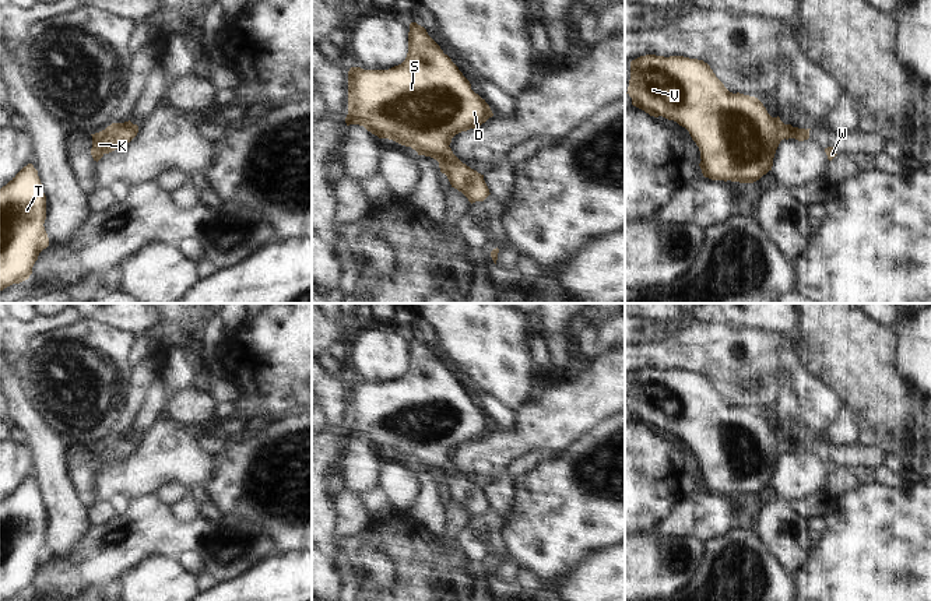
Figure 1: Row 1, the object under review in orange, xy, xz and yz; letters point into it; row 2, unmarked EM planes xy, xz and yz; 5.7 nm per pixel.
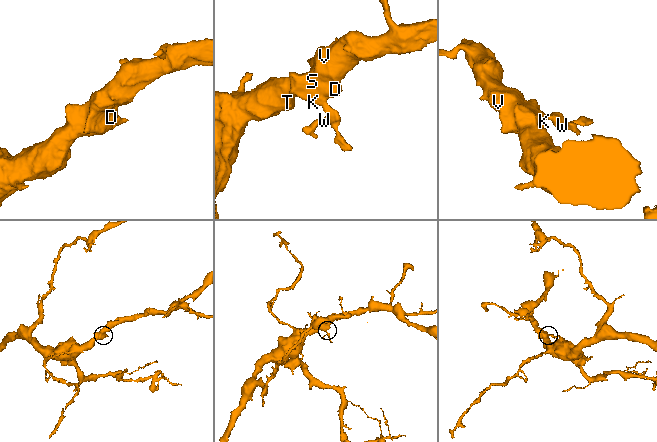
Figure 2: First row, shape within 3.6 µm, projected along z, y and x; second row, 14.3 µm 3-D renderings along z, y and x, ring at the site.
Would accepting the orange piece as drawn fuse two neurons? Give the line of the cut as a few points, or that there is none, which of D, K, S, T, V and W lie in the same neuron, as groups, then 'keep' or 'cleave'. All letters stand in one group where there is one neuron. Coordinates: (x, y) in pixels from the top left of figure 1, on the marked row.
no cut; D K S T V W; keep

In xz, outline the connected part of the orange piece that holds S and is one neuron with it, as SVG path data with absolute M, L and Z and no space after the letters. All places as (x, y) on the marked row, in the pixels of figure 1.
M417 22L410 24L408 53L401 64L389 70L351 67L348 71L347 126L363 126L379 138L393 140L401 145L411 147L418 155L436 159L440 172L447 176L452 187L461 191L471 204L484 201L491 194L489 189L484 180L484 175L463 164L449 145L456 134L479 127L492 116L493 113L485 99L471 89L470 81L463 75L459 67L443 53L440 46L428 35L426 29Z

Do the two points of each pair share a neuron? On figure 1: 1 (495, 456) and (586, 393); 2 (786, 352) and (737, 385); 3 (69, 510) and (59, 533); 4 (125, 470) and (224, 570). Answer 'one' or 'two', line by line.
1: one
2: two
3: one
4: two

